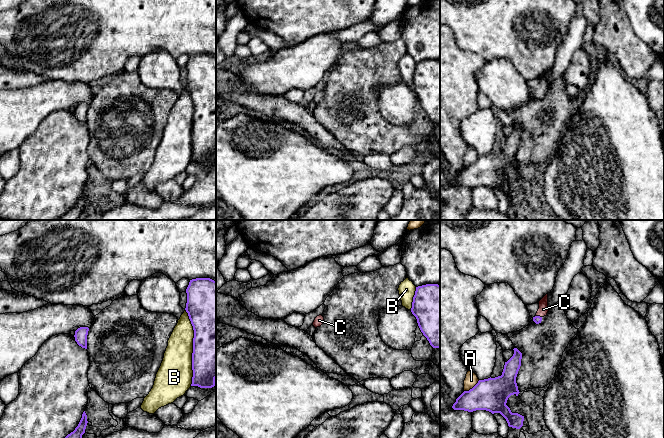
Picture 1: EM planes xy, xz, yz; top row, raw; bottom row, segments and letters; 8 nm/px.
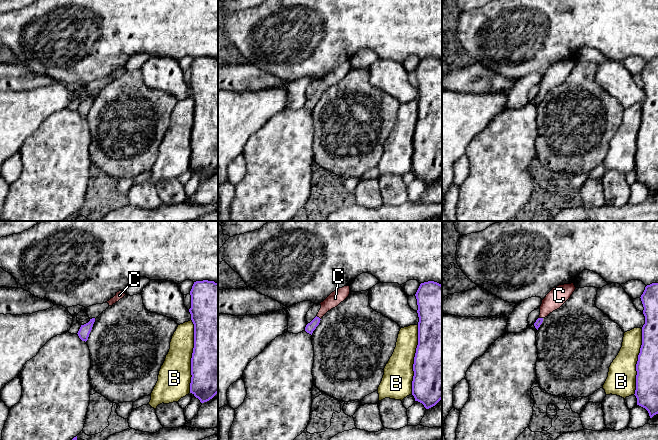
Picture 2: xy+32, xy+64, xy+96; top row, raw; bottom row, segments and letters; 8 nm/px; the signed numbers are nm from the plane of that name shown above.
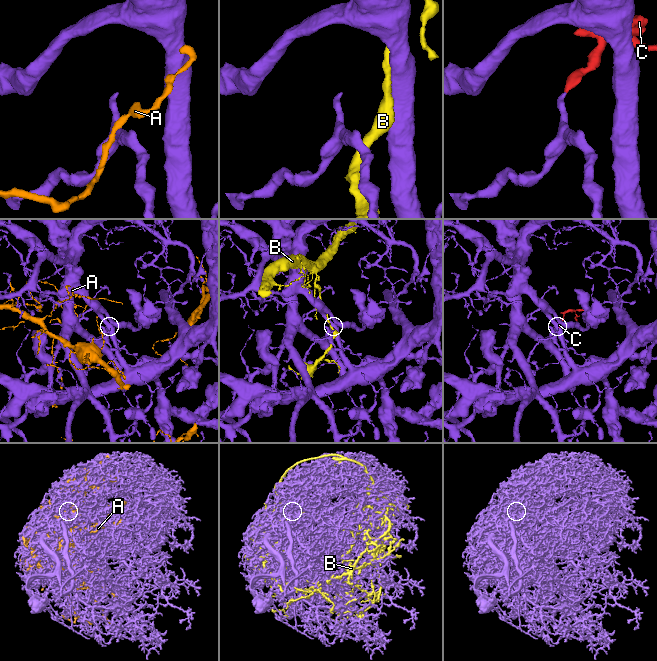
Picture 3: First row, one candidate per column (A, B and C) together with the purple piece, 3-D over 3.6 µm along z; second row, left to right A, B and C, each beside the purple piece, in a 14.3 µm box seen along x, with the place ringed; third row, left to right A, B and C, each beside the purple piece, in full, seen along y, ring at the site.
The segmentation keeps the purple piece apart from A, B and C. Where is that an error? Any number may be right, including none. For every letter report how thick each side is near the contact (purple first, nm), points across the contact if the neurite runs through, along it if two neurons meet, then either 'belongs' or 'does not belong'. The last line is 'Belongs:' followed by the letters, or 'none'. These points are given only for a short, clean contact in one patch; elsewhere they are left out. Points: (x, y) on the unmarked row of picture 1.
A: 260/100 nm | does not belong
B: 360/260 nm | does not belong
C: 60/80 nm | across yz (537, 95), (538, 92), (543, 85) | belongs
Belongs: C

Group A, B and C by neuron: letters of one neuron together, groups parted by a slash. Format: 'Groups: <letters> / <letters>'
Groups: A / B / C

